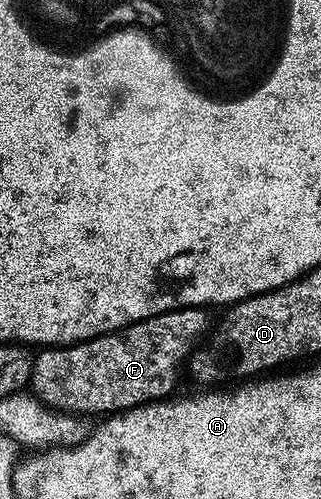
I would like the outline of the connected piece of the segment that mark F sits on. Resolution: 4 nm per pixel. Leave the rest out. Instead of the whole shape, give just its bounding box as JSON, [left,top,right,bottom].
[30,307,208,414]

